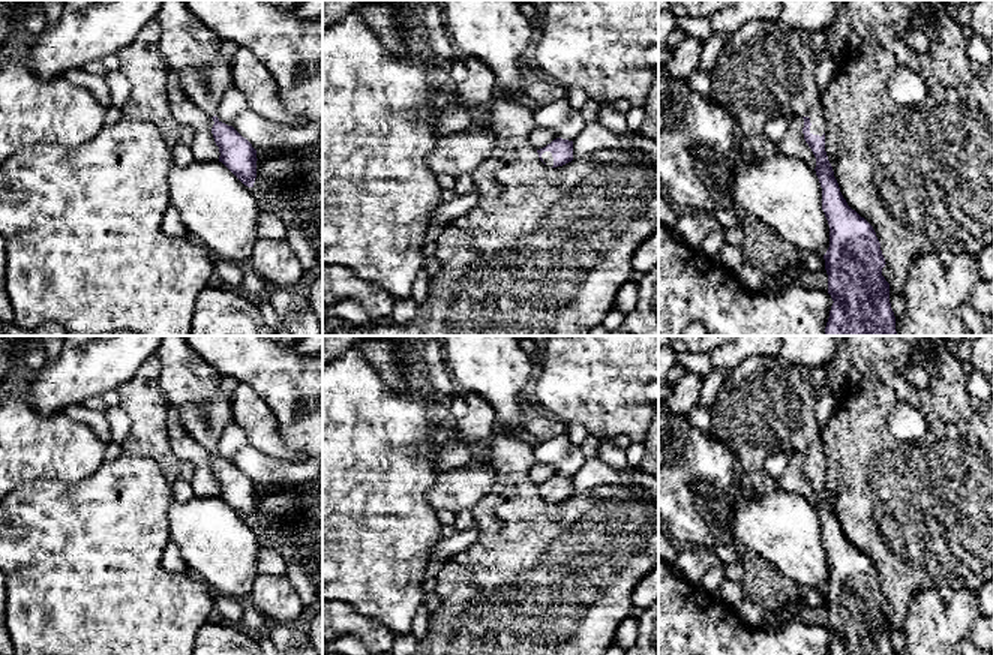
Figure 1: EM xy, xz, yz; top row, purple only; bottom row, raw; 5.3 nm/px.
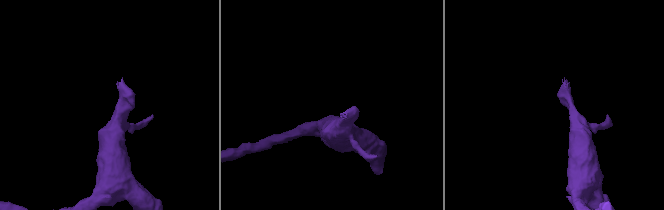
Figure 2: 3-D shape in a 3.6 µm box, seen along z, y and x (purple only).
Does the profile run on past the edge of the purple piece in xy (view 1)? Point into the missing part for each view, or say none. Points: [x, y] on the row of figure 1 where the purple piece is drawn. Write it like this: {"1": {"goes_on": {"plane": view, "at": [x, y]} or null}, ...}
{"1": {"goes_on": {"plane": "xy", "at": [191, 50]}}}

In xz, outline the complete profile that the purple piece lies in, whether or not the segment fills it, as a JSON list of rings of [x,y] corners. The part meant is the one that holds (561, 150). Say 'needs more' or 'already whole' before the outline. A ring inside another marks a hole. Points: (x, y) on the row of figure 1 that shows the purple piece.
needs more; [[[556,138],[537,153],[549,168],[562,166],[573,160],[573,141]]]

